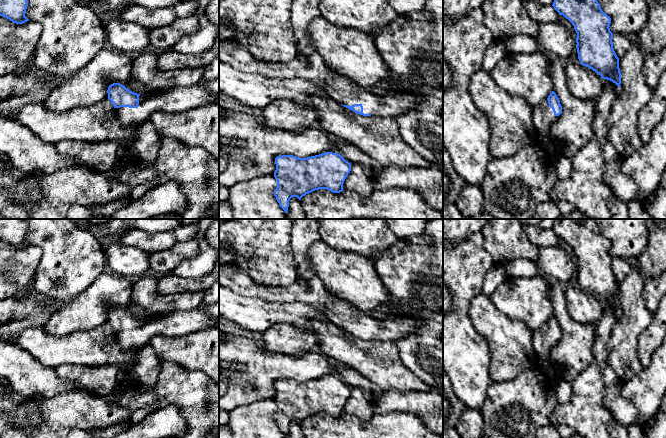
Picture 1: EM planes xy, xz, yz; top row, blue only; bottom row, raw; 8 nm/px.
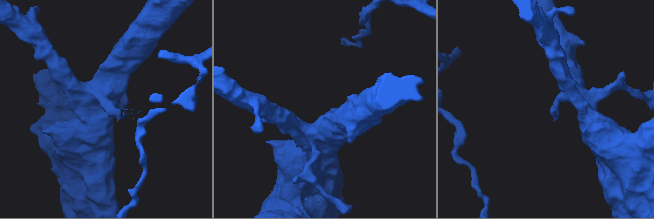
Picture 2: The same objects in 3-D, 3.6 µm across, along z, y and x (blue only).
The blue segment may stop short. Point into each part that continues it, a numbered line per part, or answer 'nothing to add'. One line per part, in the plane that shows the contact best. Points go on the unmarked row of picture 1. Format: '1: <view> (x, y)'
1: xz (312, 291)

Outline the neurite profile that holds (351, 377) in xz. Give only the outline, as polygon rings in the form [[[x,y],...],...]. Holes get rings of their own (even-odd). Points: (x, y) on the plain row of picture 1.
[[[339,365],[337,373],[340,376],[340,379],[350,388],[362,390],[366,394],[368,400],[372,403],[375,403],[384,392],[381,387],[377,386],[368,378],[365,378],[355,369]]]

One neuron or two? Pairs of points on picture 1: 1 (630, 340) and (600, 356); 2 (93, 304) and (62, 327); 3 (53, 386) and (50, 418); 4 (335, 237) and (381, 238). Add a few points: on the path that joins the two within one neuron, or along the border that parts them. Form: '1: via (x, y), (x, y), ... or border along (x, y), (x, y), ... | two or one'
1: border along (612, 329), (608, 346), (607, 365), (616, 374) | two
2: via (85, 312), (70, 319) | one
3: border along (75, 391), (66, 391), (43, 399) | two
4: via (346, 237), (370, 237) | one

